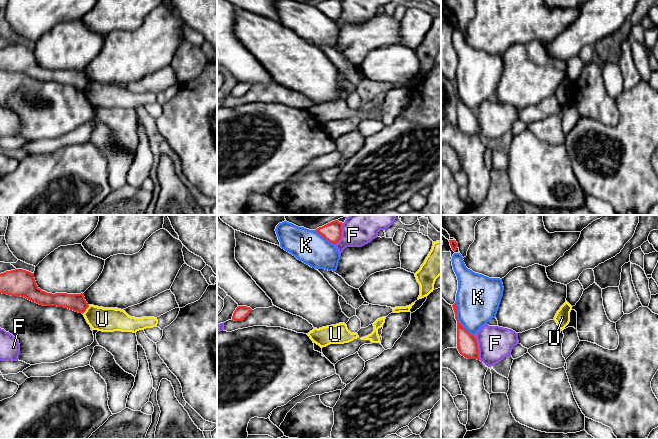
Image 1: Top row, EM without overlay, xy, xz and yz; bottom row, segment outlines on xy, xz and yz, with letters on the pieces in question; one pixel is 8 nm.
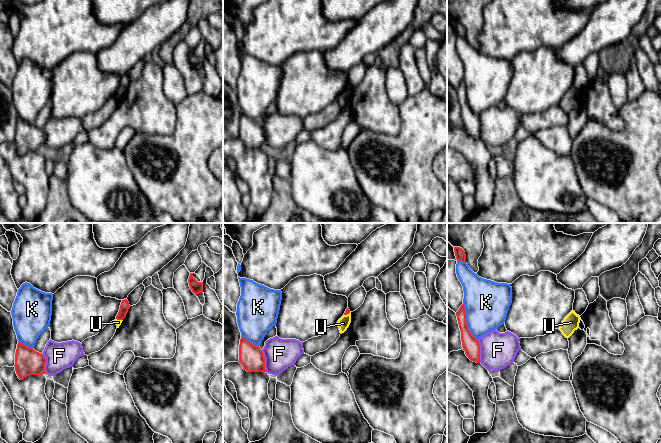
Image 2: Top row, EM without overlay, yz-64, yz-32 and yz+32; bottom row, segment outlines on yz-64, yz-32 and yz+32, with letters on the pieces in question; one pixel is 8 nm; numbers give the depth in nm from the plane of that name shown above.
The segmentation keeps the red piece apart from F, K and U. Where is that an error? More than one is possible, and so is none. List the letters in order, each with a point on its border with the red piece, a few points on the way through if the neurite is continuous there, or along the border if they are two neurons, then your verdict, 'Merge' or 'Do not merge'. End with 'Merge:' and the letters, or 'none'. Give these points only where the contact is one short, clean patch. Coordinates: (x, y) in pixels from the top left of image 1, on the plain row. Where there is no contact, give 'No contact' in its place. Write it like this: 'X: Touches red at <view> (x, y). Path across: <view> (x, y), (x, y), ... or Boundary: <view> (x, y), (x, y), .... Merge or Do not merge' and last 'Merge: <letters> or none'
F: Touches red at yz (477, 124). Do not merge
K: Touches red at yz (458, 96). Do not merge
U: Touches red at xy (86, 84). Boundary: xy (89, 81), (82, 89). Do not merge
Merge: none

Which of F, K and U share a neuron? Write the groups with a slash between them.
F / K / U

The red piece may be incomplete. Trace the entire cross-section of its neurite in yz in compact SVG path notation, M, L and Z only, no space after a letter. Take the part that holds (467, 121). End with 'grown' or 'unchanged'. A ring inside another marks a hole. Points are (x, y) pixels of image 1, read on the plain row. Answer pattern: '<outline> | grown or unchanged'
M452 81L455 95L457 96L457 125L459 129L467 135L479 135L479 125L477 115L470 110L459 98L457 94L457 81Z | unchanged

